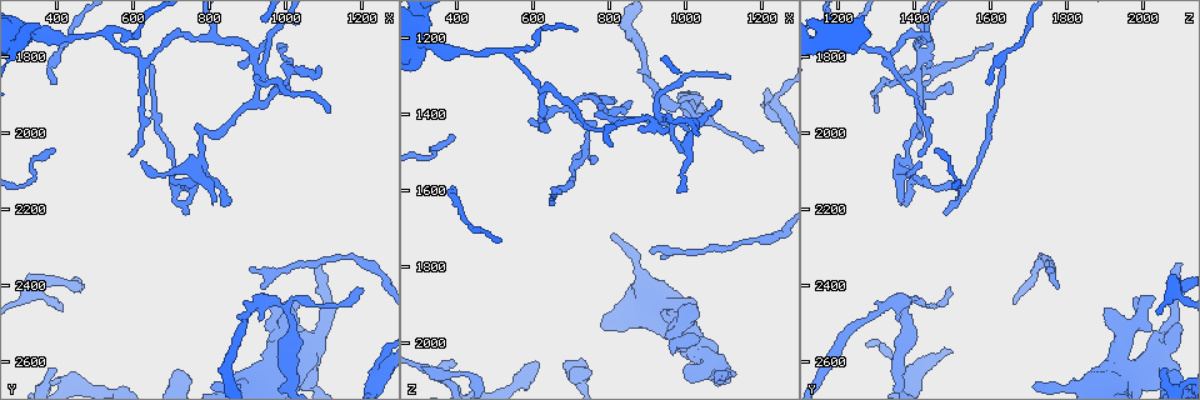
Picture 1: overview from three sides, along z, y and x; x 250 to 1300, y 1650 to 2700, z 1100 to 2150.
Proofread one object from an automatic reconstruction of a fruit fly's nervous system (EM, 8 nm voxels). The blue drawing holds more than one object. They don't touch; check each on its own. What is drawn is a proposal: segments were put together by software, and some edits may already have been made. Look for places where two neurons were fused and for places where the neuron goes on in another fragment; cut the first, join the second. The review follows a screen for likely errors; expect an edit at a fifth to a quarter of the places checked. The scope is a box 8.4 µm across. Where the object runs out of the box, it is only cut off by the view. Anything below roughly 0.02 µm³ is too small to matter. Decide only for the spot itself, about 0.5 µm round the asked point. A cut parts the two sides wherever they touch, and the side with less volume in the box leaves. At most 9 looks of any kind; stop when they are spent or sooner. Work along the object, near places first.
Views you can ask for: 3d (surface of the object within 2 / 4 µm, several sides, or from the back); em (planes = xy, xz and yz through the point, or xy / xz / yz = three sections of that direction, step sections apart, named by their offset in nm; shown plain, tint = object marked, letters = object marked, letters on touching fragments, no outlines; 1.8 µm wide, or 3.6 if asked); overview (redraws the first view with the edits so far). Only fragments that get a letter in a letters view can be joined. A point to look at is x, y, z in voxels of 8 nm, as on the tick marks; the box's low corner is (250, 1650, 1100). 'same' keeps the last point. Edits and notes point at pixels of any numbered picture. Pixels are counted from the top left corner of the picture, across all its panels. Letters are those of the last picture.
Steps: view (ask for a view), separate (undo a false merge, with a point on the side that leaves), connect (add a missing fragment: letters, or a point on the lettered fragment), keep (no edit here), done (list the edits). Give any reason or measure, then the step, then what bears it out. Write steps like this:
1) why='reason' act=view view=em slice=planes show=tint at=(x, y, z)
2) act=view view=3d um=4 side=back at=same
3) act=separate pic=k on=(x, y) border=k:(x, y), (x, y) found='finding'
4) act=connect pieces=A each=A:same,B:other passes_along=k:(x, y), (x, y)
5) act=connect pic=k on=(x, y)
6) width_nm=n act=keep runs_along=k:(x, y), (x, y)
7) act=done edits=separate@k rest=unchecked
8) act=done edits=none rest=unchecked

why='a fork' act=view view=3d um=2 at=(910, 1790, 1420)

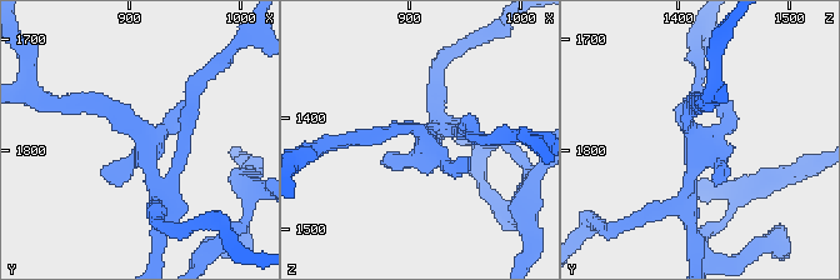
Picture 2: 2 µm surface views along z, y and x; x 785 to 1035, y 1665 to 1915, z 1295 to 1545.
act=view view=em slice=planes show=tint at=(914, 1798, 1414)

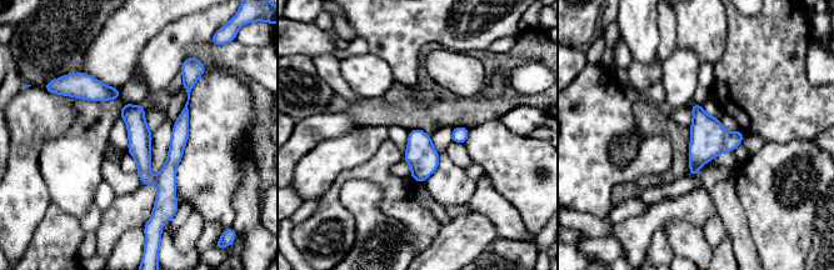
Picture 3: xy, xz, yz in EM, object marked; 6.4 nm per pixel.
why='what lies round it' act=view view=em slice=planes show=letters at=same

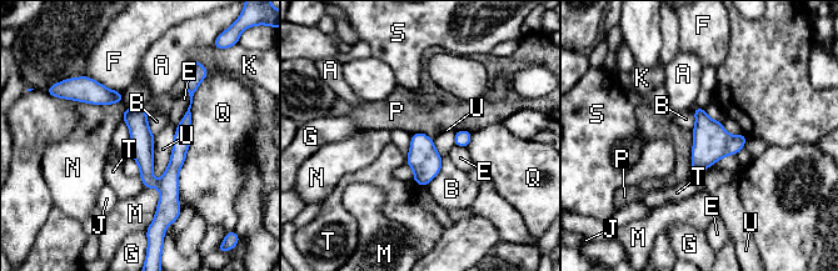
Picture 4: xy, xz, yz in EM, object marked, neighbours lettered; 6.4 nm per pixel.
width_nm=150 act=separate pic=4 on=(168, 210) each=A:other,B:other,E:other,F:other,G:other,J:other,K:other,M:other,N:other,P:other,Q:other,S:other,T:other,U:other part_leaving=4:(188, 83), (190, 106), (169, 201), (159, 212) found='a second neuron is stuck on'

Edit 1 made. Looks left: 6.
act=view view=overview

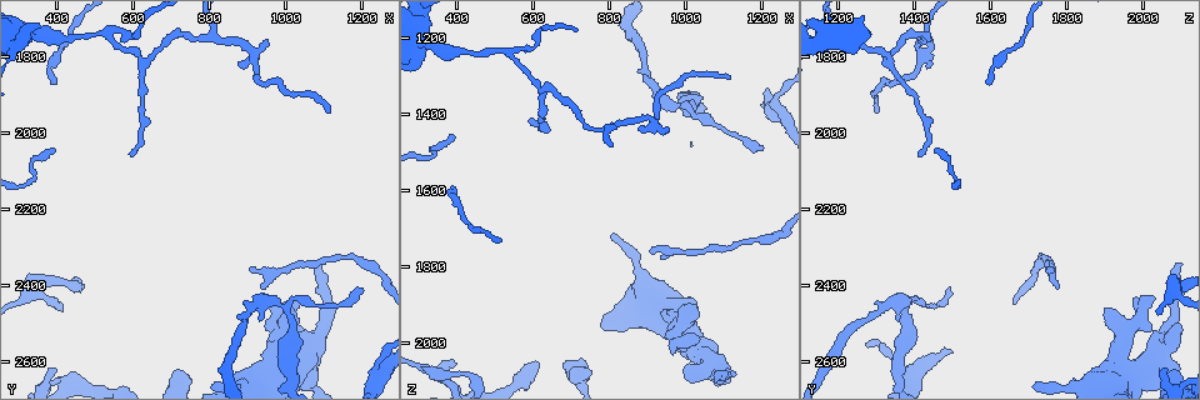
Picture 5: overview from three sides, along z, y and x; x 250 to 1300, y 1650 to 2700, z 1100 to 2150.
why='sudden change in width' act=view view=3d um=4 at=(985, 2620, 1925)

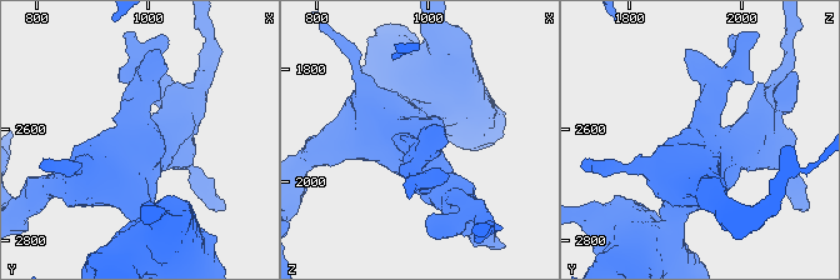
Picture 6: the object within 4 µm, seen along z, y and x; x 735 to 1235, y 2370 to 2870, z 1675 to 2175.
why='now the EM' act=view view=em um=3.6 slice=xy step=16 show=tint at=(980, 2615, 1930)

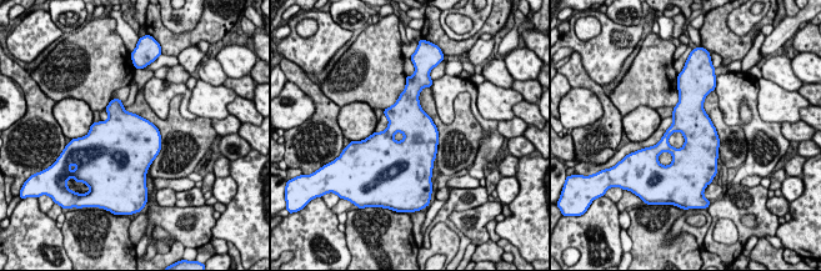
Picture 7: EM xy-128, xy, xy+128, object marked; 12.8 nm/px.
act=view view=em um=3.6 slice=xy step=16 show=letters at=same

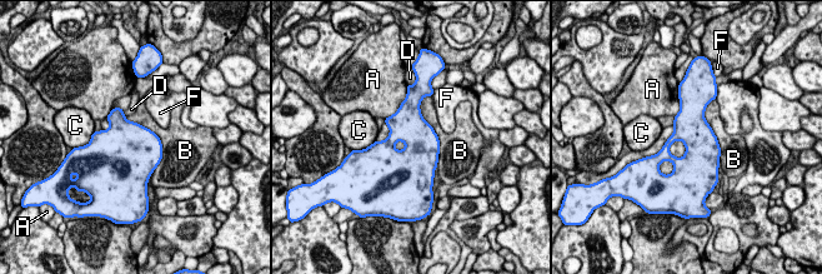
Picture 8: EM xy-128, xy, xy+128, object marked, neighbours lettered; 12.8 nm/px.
longest_contact=B:850nm act=keep each=A:other,B:other,C:other,D:other,F:other found='continuous, no second neuron'

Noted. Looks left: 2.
why='long arm stops here' act=view view=em slice=xy step=8 show=tint at=(400, 2615, 2060)

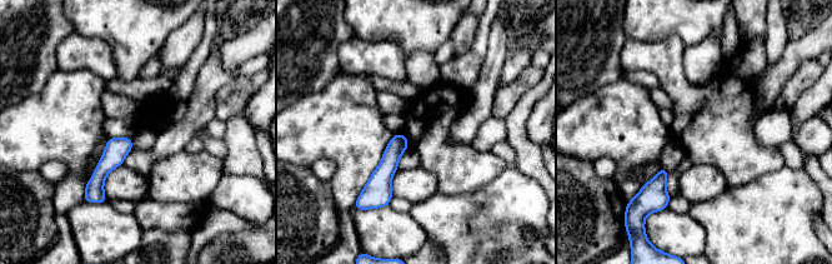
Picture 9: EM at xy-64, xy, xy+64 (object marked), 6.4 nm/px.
why='cut it another way' act=view view=em slice=planes show=letters at=same

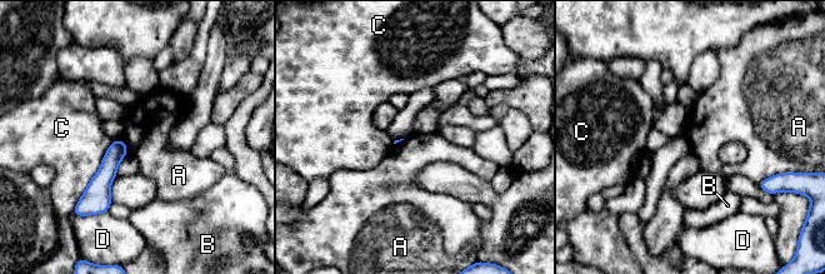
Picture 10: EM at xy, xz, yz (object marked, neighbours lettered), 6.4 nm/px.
act=keep each=A:other,B:other,C:other,D:other runs_along=10:(118, 143), (103, 179), (104, 208) found='none of them fits'

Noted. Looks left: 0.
act=done edits=separate@4 rest=unchecked

